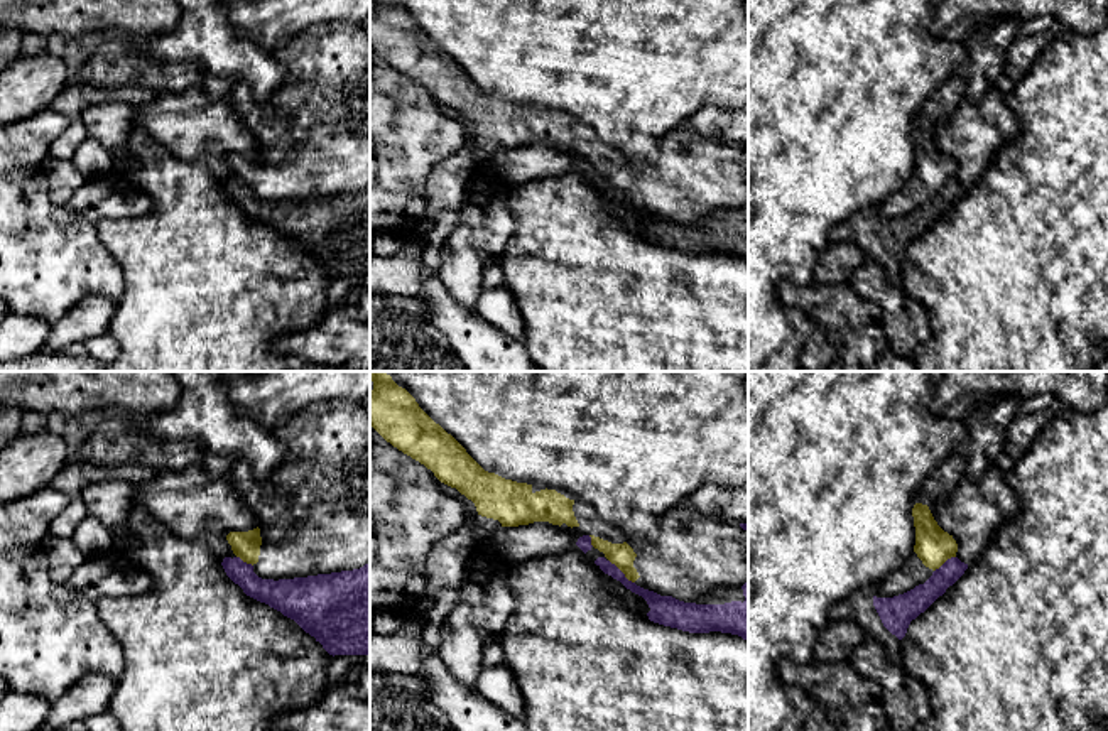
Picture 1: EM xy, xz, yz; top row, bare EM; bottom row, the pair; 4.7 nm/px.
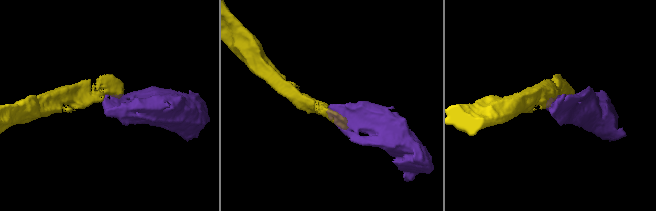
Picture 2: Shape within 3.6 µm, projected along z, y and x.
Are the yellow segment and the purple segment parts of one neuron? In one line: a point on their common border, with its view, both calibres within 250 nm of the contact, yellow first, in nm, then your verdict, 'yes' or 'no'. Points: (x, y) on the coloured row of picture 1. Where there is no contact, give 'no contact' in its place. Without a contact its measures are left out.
xz (622, 571) | 110/110 nm | no

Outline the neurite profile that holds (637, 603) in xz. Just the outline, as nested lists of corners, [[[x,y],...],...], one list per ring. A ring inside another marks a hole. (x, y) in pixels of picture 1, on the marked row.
[[[601,572],[605,582],[608,584],[610,591],[618,596],[625,606],[632,608],[633,611],[640,615],[647,615],[650,611],[647,601],[627,589],[620,581],[613,579],[611,576]]]

